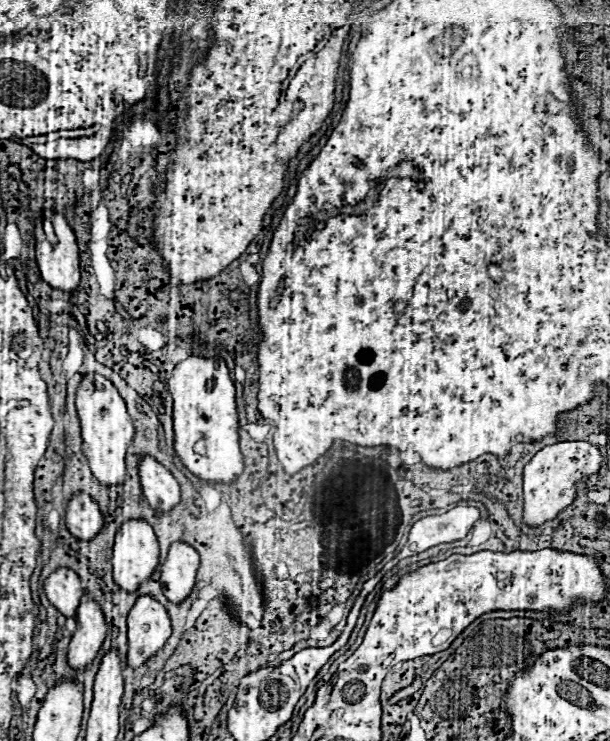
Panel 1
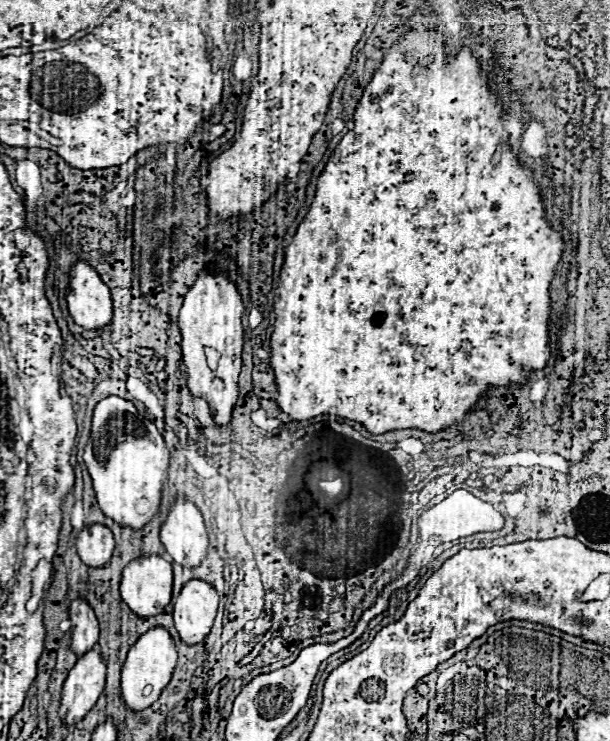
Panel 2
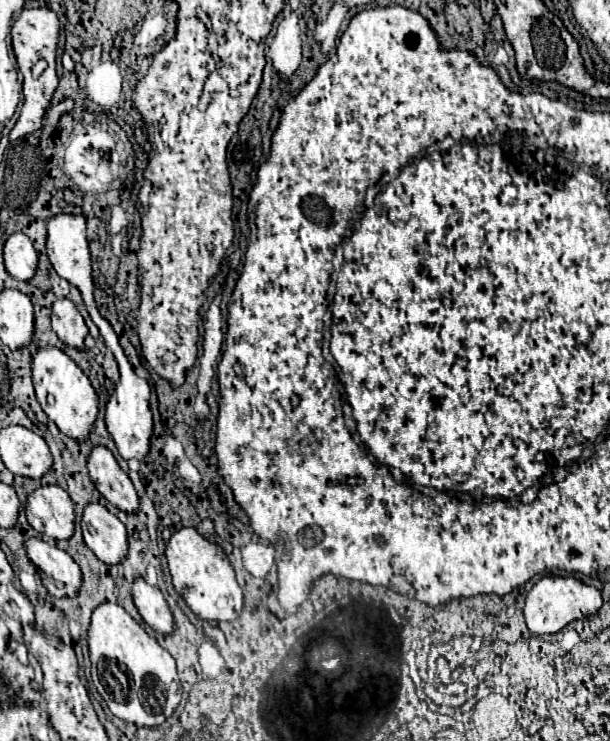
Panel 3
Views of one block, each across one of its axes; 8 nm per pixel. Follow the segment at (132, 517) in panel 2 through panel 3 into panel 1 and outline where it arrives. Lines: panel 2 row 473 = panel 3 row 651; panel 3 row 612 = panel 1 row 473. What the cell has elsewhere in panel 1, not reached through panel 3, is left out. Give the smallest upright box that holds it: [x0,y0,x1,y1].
[76,374,136,486]

